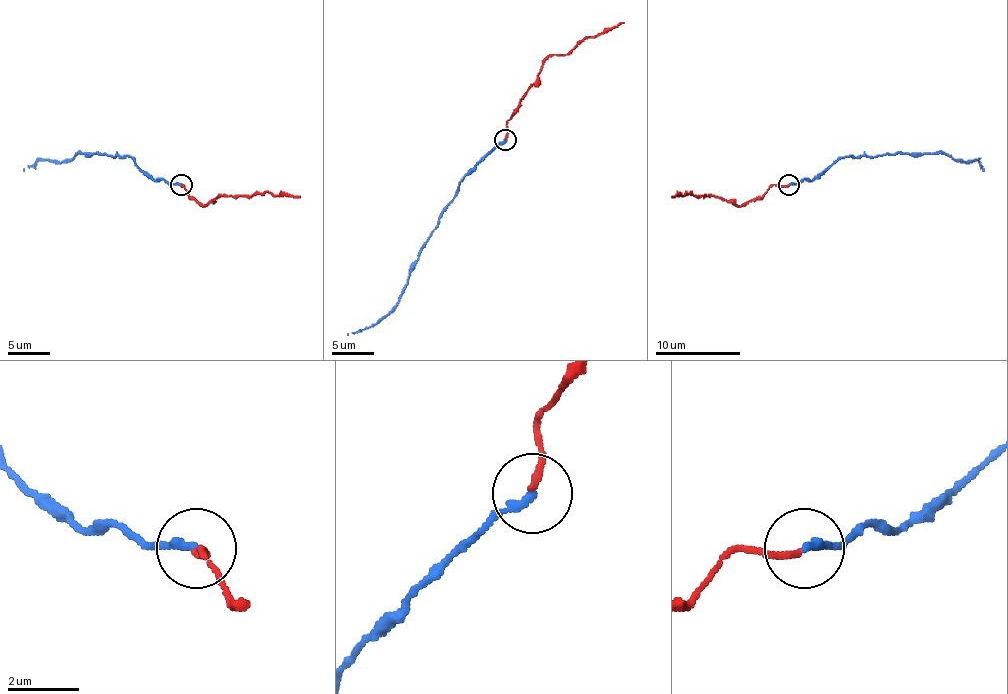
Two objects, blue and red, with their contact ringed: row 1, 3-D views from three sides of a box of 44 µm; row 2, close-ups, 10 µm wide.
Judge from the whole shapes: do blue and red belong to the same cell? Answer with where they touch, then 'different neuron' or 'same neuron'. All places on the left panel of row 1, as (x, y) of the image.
(181, 184) | same neuron

